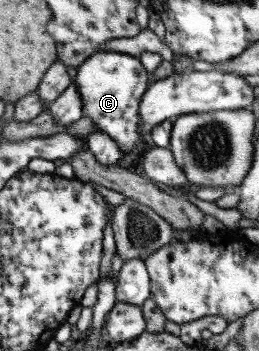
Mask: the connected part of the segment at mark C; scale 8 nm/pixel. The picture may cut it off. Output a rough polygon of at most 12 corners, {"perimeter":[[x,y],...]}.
{"perimeter":[[104,50],[71,80],[83,115],[121,154],[139,147],[138,58]]}

